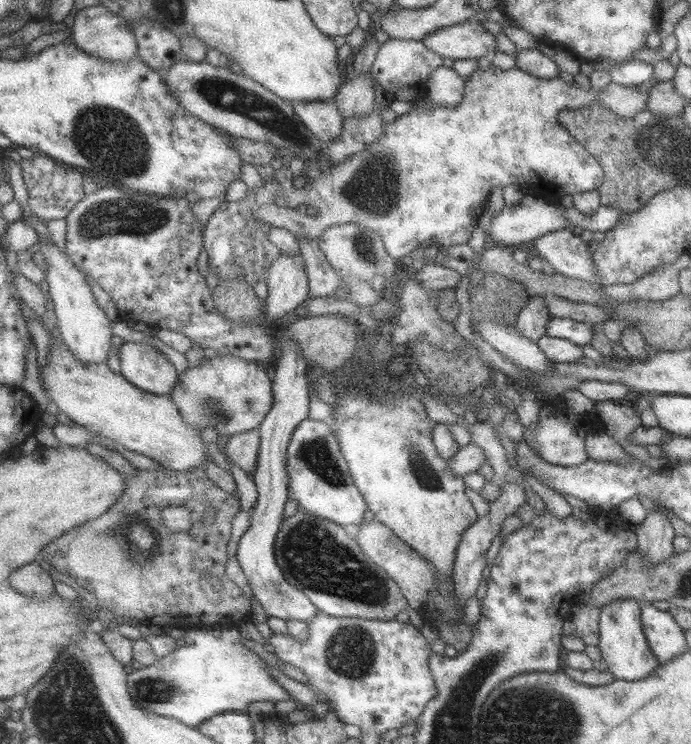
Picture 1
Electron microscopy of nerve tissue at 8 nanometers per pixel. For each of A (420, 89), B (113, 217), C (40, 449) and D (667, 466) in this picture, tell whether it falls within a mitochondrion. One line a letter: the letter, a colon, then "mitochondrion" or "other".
A: other
B: mitochondrion
C: other
D: other

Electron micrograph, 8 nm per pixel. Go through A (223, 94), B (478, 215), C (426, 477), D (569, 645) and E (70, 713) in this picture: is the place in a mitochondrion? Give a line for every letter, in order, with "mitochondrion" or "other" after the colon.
A: mitochondrion
B: other
C: mitochondrion
D: other
E: mitochondrion

